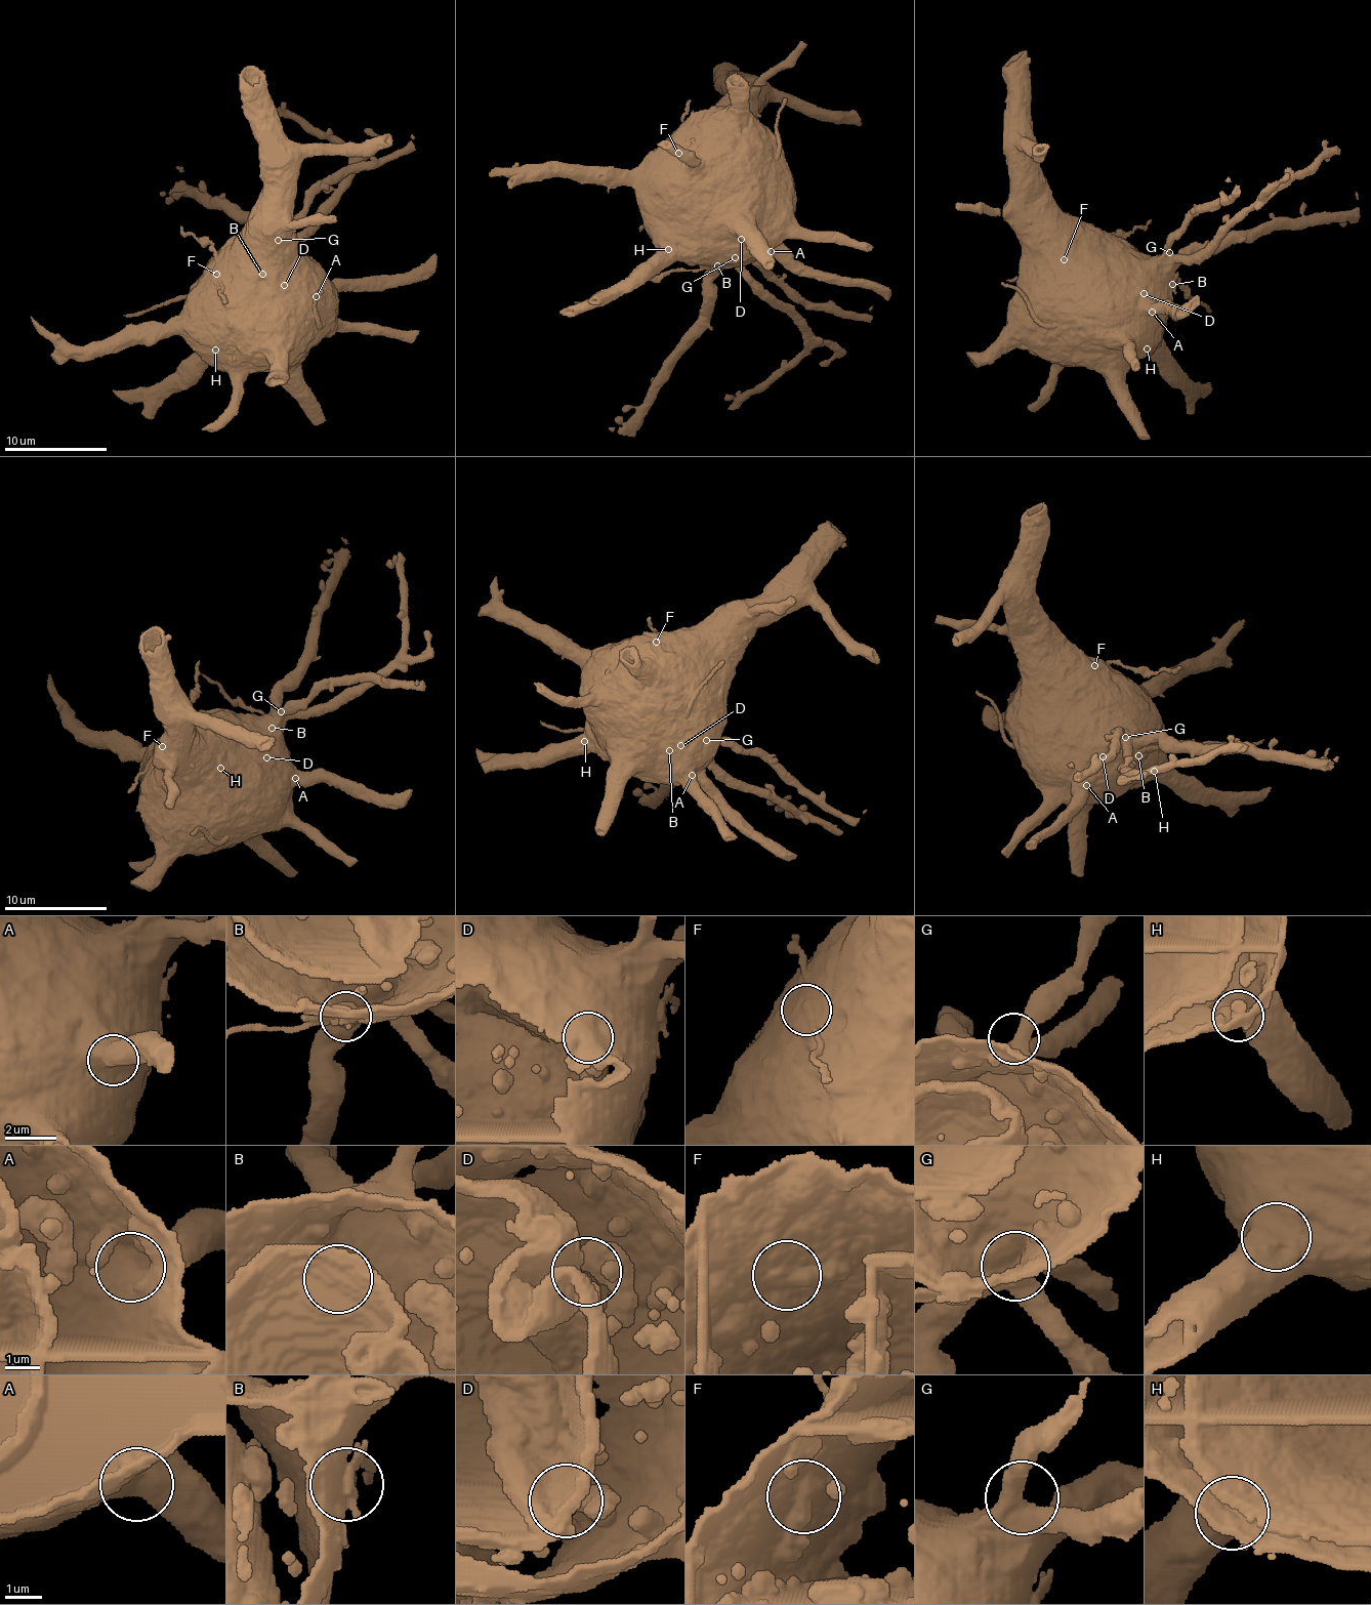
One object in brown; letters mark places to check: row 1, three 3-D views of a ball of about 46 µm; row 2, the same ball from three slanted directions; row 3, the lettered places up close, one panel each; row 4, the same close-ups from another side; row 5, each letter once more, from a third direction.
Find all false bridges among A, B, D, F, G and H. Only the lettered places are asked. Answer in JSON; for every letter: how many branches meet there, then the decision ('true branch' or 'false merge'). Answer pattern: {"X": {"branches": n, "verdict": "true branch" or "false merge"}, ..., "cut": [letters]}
{"A": {"branches": 1, "verdict": "true branch"}, "B": {"branches": 2, "verdict": "false merge"}, "D": {"branches": 2, "verdict": "true branch"}, "F": {"branches": 1, "verdict": "false merge"}, "G": {"branches": 3, "verdict": "true branch"}, "H": {"branches": 1, "verdict": "true branch"}, "cut": ["B", "F"]}

